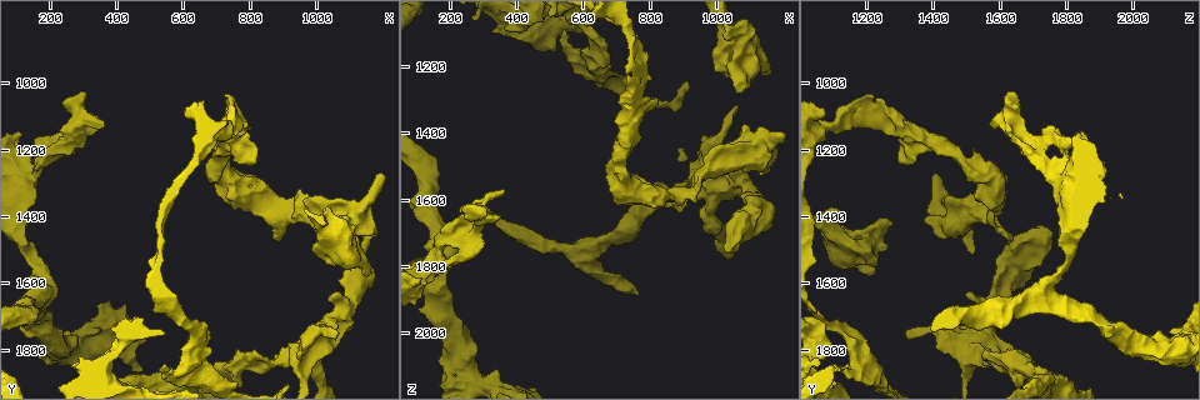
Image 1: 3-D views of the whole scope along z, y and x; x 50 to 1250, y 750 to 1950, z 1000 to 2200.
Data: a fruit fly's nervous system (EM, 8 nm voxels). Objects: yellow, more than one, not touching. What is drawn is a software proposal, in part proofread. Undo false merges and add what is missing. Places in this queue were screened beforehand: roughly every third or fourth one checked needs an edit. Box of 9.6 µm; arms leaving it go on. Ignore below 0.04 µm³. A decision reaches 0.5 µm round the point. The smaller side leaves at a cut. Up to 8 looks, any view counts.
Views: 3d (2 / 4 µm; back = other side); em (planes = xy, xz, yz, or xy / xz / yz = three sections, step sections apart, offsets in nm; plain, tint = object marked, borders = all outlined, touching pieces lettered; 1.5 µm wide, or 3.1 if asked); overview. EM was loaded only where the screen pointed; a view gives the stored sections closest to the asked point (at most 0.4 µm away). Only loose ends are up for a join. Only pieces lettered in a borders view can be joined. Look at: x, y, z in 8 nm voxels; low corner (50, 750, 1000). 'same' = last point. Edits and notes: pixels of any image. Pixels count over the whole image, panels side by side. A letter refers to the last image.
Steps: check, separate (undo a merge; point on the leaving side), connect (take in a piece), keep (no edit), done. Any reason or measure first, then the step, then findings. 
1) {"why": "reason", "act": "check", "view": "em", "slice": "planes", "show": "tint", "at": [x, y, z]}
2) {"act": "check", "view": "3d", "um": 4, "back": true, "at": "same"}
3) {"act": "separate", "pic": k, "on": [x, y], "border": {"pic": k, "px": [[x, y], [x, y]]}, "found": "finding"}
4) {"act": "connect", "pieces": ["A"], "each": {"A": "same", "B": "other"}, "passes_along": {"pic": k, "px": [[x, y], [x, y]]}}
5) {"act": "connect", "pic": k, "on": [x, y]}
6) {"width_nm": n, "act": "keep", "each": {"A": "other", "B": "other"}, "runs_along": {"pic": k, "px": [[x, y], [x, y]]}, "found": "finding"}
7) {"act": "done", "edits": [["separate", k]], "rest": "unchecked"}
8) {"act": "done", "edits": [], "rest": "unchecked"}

{"why": "free end", "act": "check", "view": "3d", "um": 4, "at": [1070, 1750, 1310]}

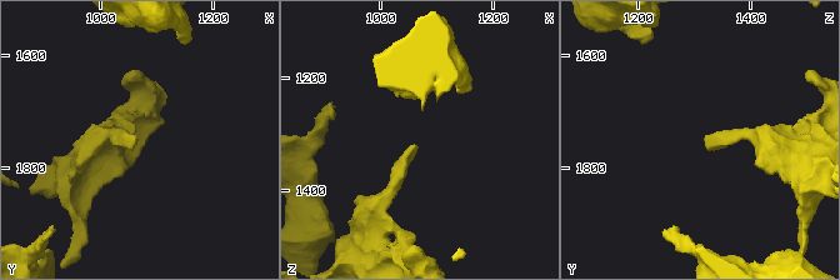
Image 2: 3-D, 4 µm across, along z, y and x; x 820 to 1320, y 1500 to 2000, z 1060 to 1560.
{"act": "check", "view": "em", "slice": "planes", "show": "borders", "at": [1060, 1755, 1315]}

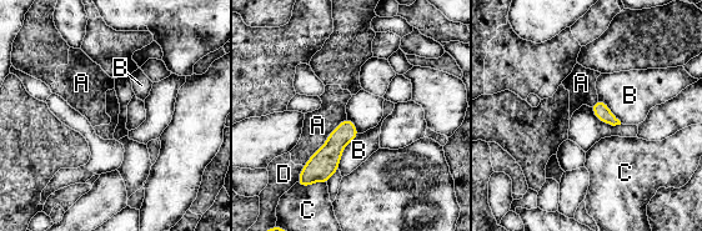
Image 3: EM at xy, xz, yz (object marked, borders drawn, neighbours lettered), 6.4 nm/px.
{"act": "keep", "each": {"A": "other", "B": "other", "C": "other", "D": "other"}, "border": {"pic": 3, "px": [[346, 117], [304, 166]]}, "found": "none of them fits"}

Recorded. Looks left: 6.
{"why": "thin neck", "act": "check", "view": "3d", "um": 4, "at": [150, 1530, 1810]}

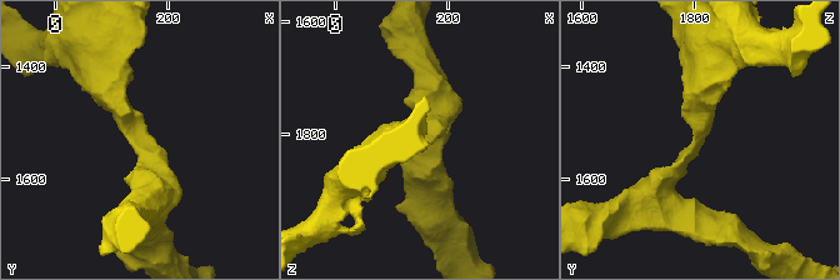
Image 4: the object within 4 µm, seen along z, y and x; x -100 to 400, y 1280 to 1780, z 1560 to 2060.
{"arm_widths_nm": [280, 380], "act": "check", "view": "em", "slice": "xy", "step": 4, "show": "borders", "at": [150, 1530, 1810]}

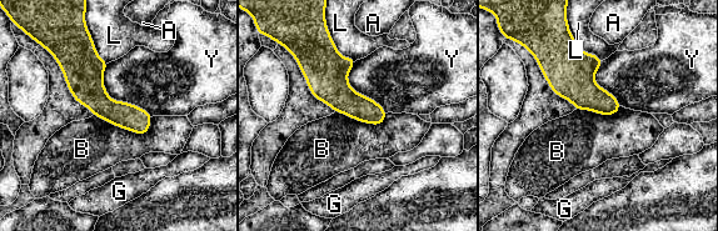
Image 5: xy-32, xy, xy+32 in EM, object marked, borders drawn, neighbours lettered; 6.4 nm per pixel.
{"act": "keep", "each": {"A": "other", "B": "other", "G": "other", "L": "other", "Y": "other"}, "border": {"pic": 5, "px": [[93, 114], [138, 134], [153, 117]]}, "found": "continuous, no second neuron"}

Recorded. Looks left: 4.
{"act": "check", "view": "em", "slice": "yz", "step": 8, "show": "tint", "at": [1060, 1420, 1280]}

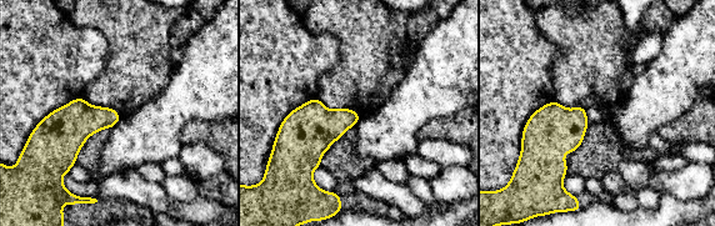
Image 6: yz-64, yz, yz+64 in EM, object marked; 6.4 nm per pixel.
{"act": "check", "view": "em", "slice": "planes", "show": "borders", "at": "same"}

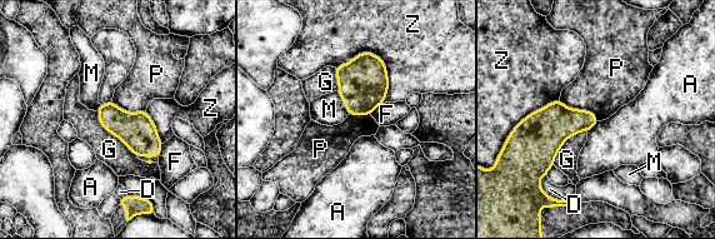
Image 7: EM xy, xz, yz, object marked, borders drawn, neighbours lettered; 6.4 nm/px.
{"longest_contact_nm": ["Z", 400], "act": "keep", "each": {"A": "other", "D": "other", "F": "other", "G": "other", "M": "other", "P": "other", "Z": "other"}, "border": {"pic": 7, "px": [[560, 99], [599, 120]]}, "found": "none of them fits"}

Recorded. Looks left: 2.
{"act": "done", "edits": [], "rest": "unchecked"}

